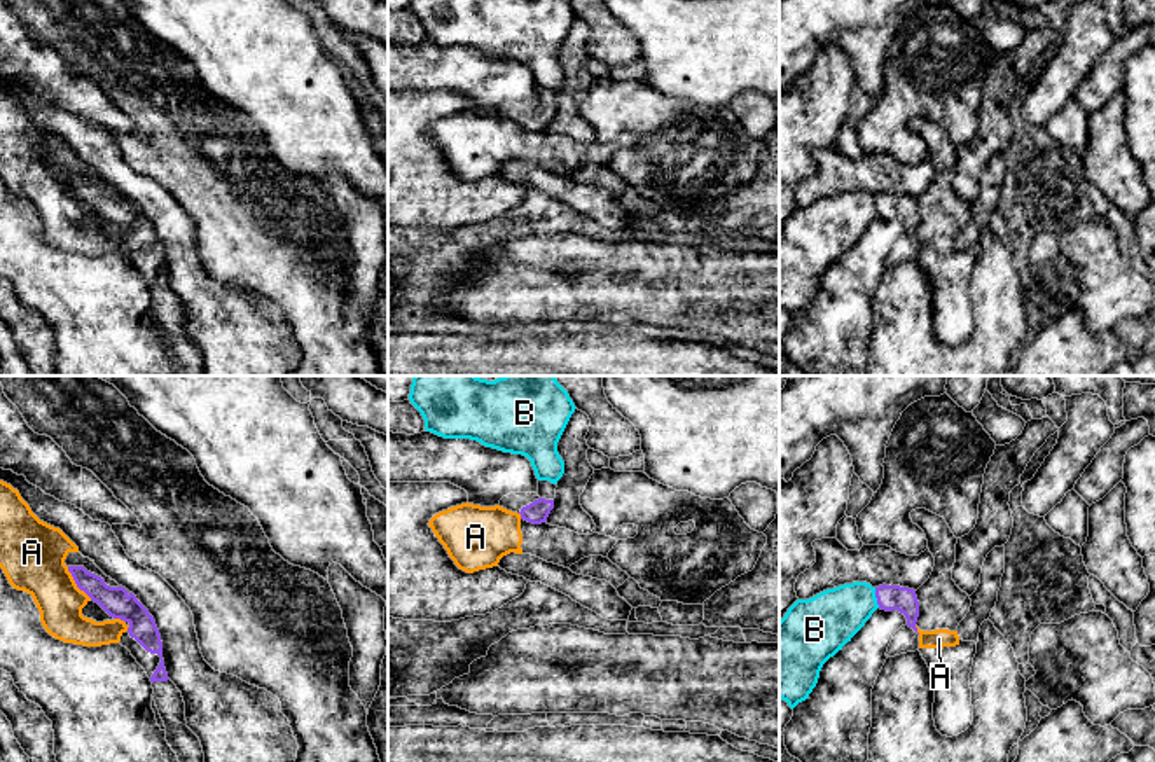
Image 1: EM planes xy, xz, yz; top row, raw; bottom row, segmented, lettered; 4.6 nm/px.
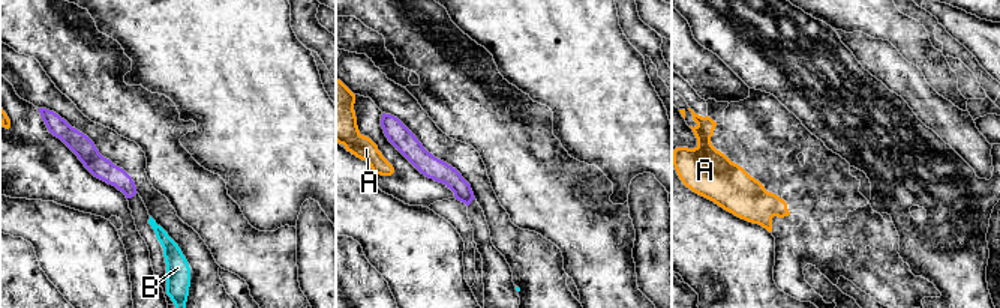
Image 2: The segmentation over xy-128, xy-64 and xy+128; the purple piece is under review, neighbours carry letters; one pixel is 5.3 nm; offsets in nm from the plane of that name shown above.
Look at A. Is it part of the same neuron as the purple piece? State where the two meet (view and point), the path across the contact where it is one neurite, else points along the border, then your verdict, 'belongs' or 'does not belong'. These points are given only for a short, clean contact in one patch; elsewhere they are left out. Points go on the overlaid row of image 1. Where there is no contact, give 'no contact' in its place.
xy (76, 582) | along xy (67, 567), (74, 582), (91, 598) | does not belong

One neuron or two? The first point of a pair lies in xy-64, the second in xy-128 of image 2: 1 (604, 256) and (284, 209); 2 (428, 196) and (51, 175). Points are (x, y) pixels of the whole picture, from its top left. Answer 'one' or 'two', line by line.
1: two
2: one

